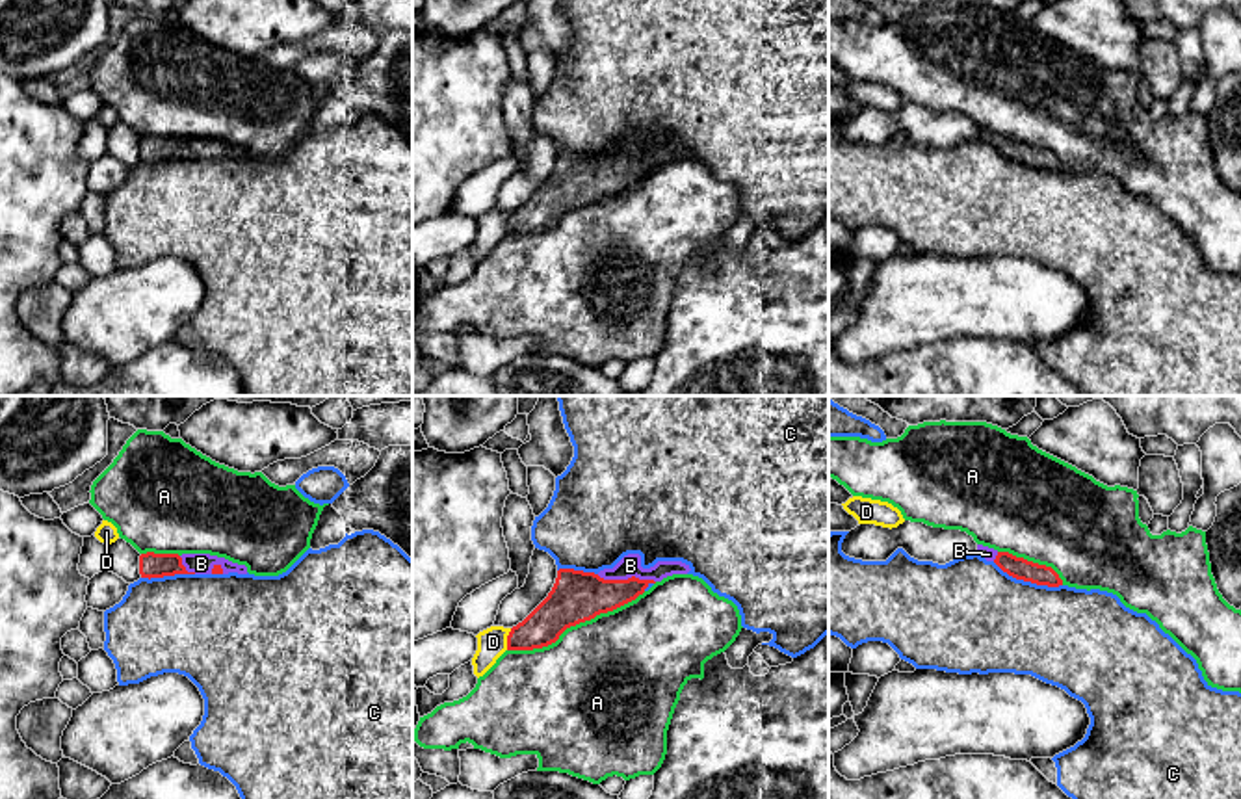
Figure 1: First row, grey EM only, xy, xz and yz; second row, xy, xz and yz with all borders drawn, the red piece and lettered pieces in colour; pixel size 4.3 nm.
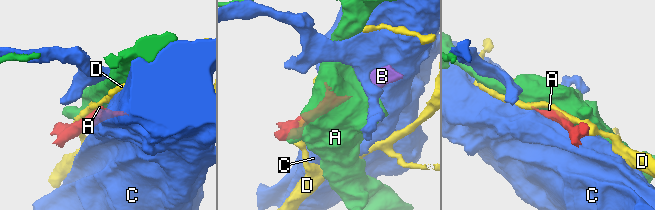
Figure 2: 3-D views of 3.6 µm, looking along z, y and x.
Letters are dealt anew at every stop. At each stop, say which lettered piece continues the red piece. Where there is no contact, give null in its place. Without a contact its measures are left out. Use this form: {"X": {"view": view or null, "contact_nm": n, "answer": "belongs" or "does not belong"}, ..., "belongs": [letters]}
{"A": {"view": "xz", "contact_nm": 650, "answer": "does not belong"}, "B": {"view": "xz", "contact_nm": 260, "answer": "belongs"}, "C": {"view": "yz", "contact_nm": 320, "answer": "does not belong"}, "D": {"view": "xz", "contact_nm": 100, "answer": "does not belong"}, "belongs": ["B"]}

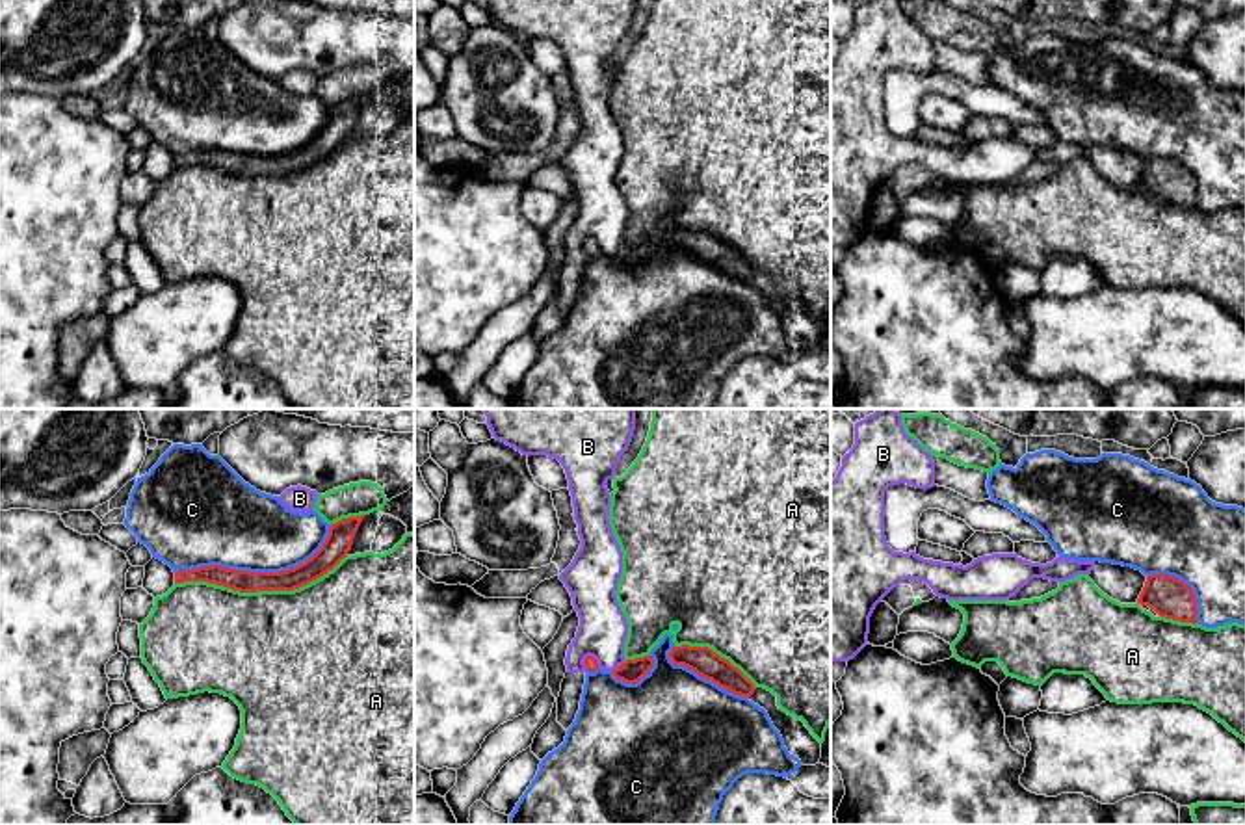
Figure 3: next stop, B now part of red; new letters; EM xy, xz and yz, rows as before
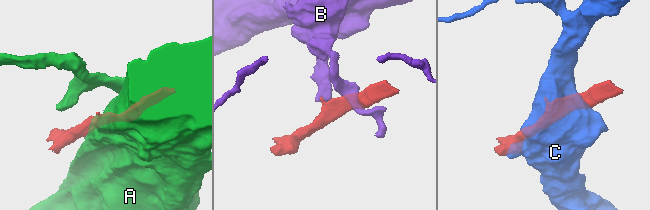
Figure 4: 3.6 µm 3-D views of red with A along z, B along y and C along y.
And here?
{"A": {"view": "xy", "contact_nm": 750, "answer": "does not belong"}, "B": {"view": "xz", "contact_nm": 70, "answer": "does not belong"}, "C": {"view": "xy", "contact_nm": 700, "answer": "does not belong"}, "belongs": []}

